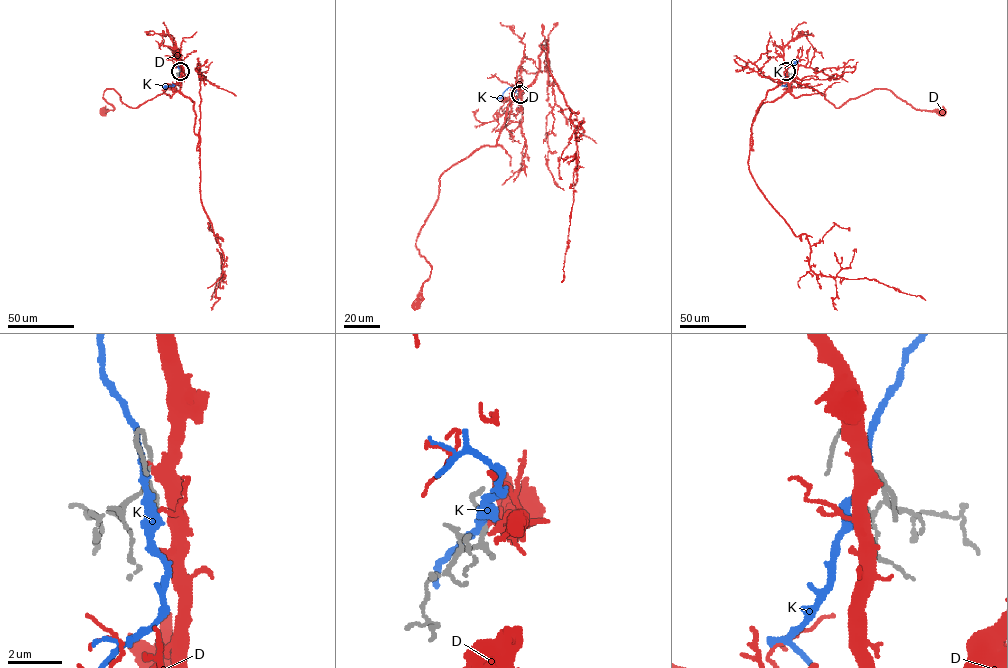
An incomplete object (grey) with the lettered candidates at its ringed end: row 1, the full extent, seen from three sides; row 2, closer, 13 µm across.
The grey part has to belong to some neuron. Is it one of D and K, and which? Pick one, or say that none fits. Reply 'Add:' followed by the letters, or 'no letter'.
Add: D

